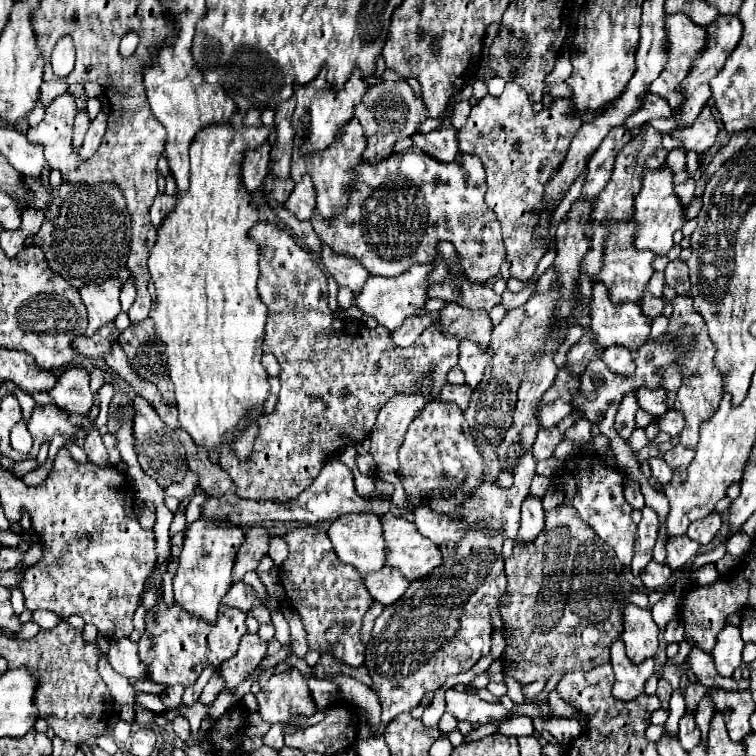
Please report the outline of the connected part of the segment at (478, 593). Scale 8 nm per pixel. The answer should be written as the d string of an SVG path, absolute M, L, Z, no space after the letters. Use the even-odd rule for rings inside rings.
M473 526L461 542L443 544L443 564L429 572L429 576L413 580L405 590L405 596L401 596L401 600L397 600L395 604L385 606L383 614L375 620L365 652L365 666L369 670L369 676L373 678L373 684L369 688L381 702L381 724L375 726L367 720L371 736L381 736L393 716L417 708L425 692L439 690L445 684L447 676L471 670L479 658L489 654L493 632L489 616L491 610L499 610L499 598L507 586L501 546L501 534L493 534L491 530L481 526Z

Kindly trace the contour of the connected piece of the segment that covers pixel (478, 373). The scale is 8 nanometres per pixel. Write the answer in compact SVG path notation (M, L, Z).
M461 340L461 344L459 344L459 368L463 370L465 384L469 388L477 388L489 360L491 360L489 350L483 350L473 340Z

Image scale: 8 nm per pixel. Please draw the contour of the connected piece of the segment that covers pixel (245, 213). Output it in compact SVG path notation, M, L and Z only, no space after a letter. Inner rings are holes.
M213 124L213 128L207 128L205 132L197 134L197 140L189 146L189 156L191 156L191 176L189 176L189 190L177 196L175 208L167 214L167 220L161 222L157 228L157 242L151 248L149 256L149 274L151 280L148 290L152 297L150 317L157 334L161 340L167 344L167 356L169 356L169 376L175 384L175 396L177 396L177 408L179 408L179 424L181 428L199 444L205 448L217 448L221 440L225 440L225 434L235 430L237 422L243 418L257 418L261 414L261 406L269 394L269 382L267 382L267 372L261 366L261 346L263 346L263 334L265 334L265 318L267 318L267 306L259 300L257 294L257 278L259 278L259 246L249 238L249 230L257 224L257 204L253 204L253 196L247 192L241 180L241 168L245 154L249 150L259 148L263 142L267 142L271 134L271 128L267 126L243 126L243 130L235 130L231 124Z

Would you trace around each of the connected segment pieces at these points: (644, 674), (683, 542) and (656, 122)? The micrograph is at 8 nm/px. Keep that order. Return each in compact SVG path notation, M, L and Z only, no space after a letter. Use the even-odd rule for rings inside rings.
M615 640L611 644L611 666L615 670L615 684L613 684L613 696L617 700L635 700L639 694L643 694L645 682L655 672L653 658L633 664L627 654L621 640Z
M685 534L683 536L673 536L667 540L665 550L667 550L667 560L665 564L675 572L679 568L683 568L687 562L693 560L693 556L699 552L699 544L689 540Z
M676 110L676 113L671 118L660 118L660 119L653 119L646 122L644 125L650 125L654 127L655 129L659 130L663 135L669 135L671 132L675 129L676 119L681 116L681 112Z

